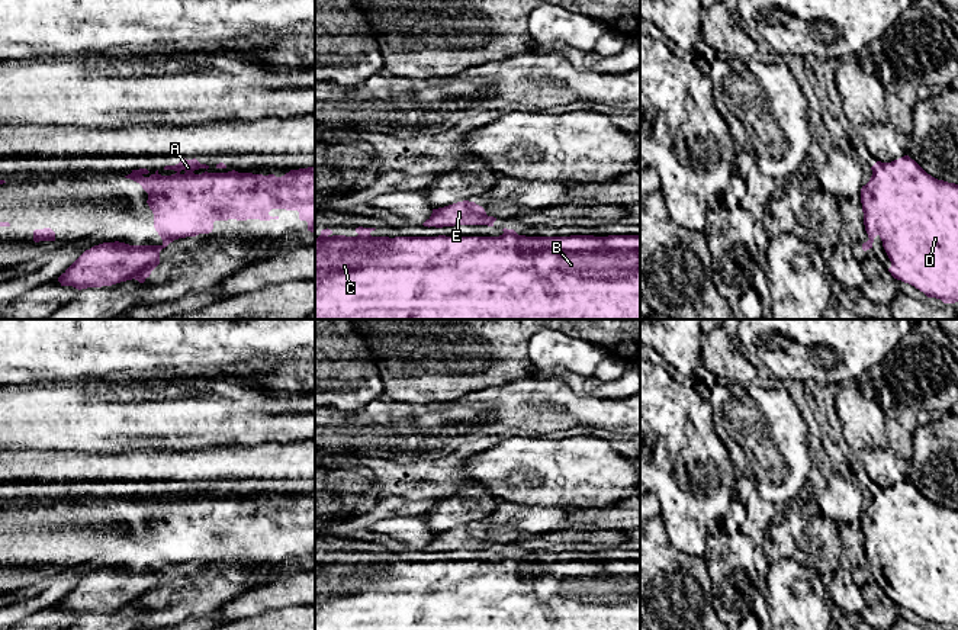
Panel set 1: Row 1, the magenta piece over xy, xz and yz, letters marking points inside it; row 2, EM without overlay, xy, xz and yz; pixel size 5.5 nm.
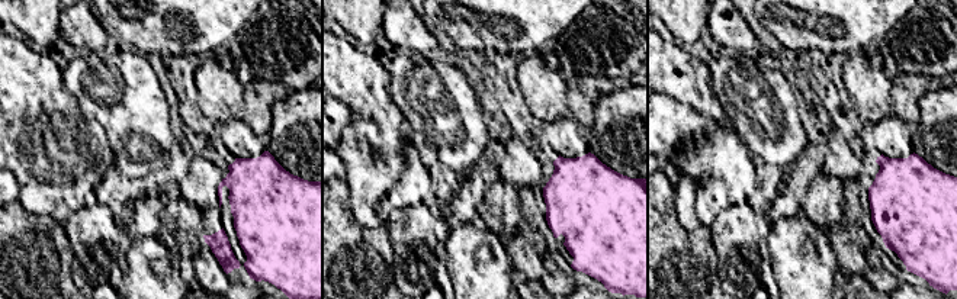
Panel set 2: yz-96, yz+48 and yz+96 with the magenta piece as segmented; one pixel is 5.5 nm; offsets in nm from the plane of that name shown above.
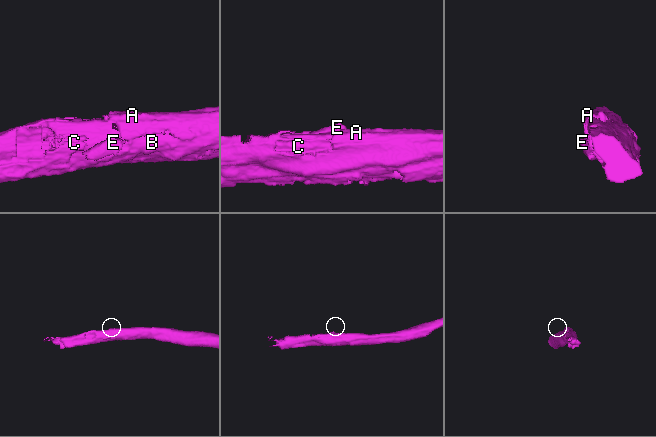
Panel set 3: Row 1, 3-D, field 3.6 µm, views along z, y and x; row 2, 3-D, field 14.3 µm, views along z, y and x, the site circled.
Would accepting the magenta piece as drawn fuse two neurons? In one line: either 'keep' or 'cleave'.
cleave

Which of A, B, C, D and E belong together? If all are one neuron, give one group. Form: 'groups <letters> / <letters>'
groups A B C D / E

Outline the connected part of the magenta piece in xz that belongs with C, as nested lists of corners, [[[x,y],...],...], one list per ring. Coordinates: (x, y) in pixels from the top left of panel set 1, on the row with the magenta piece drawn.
[[[356,228],[357,237],[322,229],[315,238],[315,319],[640,319],[640,235],[525,237],[504,228],[499,237],[372,237],[376,228]]]

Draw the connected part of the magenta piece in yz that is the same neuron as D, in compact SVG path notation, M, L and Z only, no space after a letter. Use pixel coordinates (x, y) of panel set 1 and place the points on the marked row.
M909 155L891 163L877 161L871 170L869 181L861 189L871 247L878 235L894 279L914 286L928 298L958 302L958 184L932 177Z

